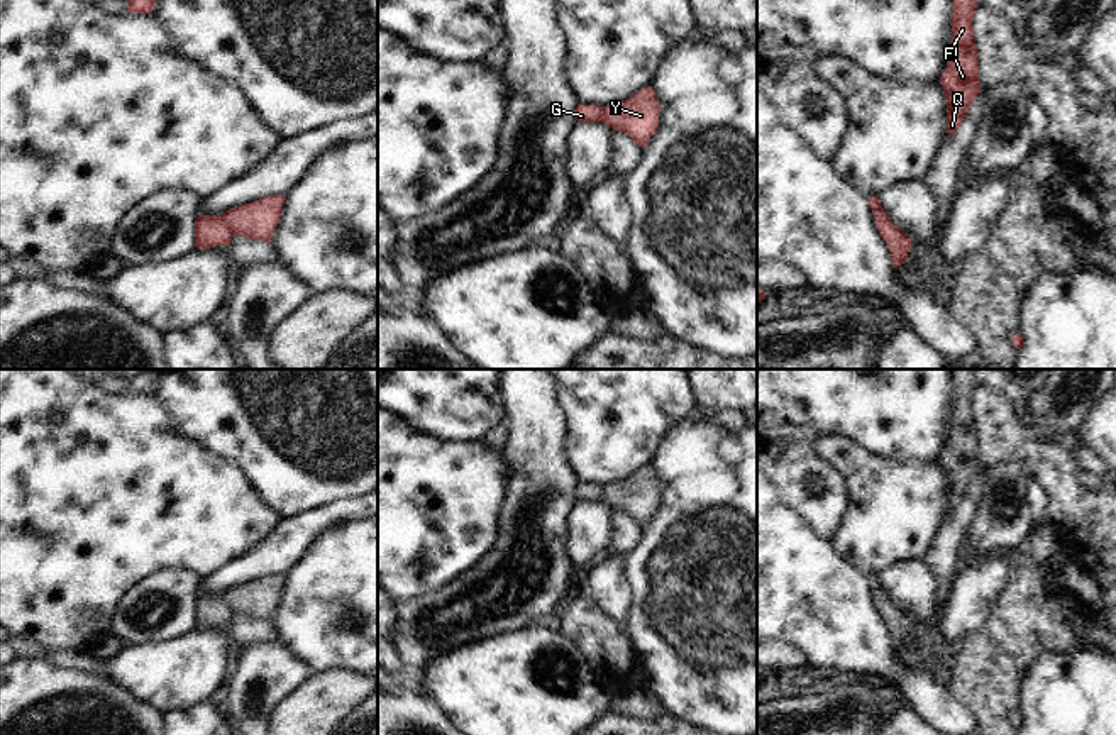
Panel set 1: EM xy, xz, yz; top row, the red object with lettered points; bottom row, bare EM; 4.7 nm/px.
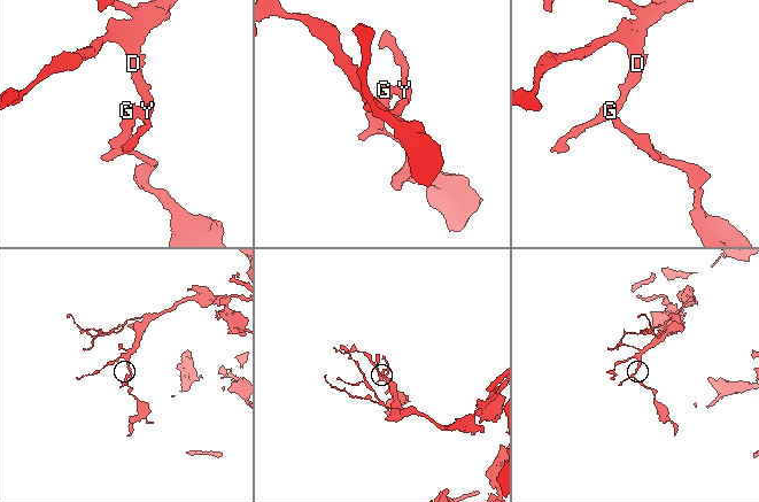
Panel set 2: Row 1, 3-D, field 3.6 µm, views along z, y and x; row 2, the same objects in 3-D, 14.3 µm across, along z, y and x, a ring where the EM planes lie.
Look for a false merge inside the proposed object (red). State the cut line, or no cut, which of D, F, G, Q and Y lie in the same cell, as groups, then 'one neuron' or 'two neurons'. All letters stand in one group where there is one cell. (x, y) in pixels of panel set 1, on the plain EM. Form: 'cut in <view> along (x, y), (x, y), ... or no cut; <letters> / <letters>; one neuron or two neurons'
cut in xy along (222, 595), (232, 613); D F Q Y / G; two neurons

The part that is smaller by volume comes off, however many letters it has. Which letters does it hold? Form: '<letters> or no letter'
G

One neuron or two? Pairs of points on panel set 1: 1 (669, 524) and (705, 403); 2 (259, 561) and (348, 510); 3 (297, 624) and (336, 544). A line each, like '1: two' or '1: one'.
1: two
2: one
3: one

